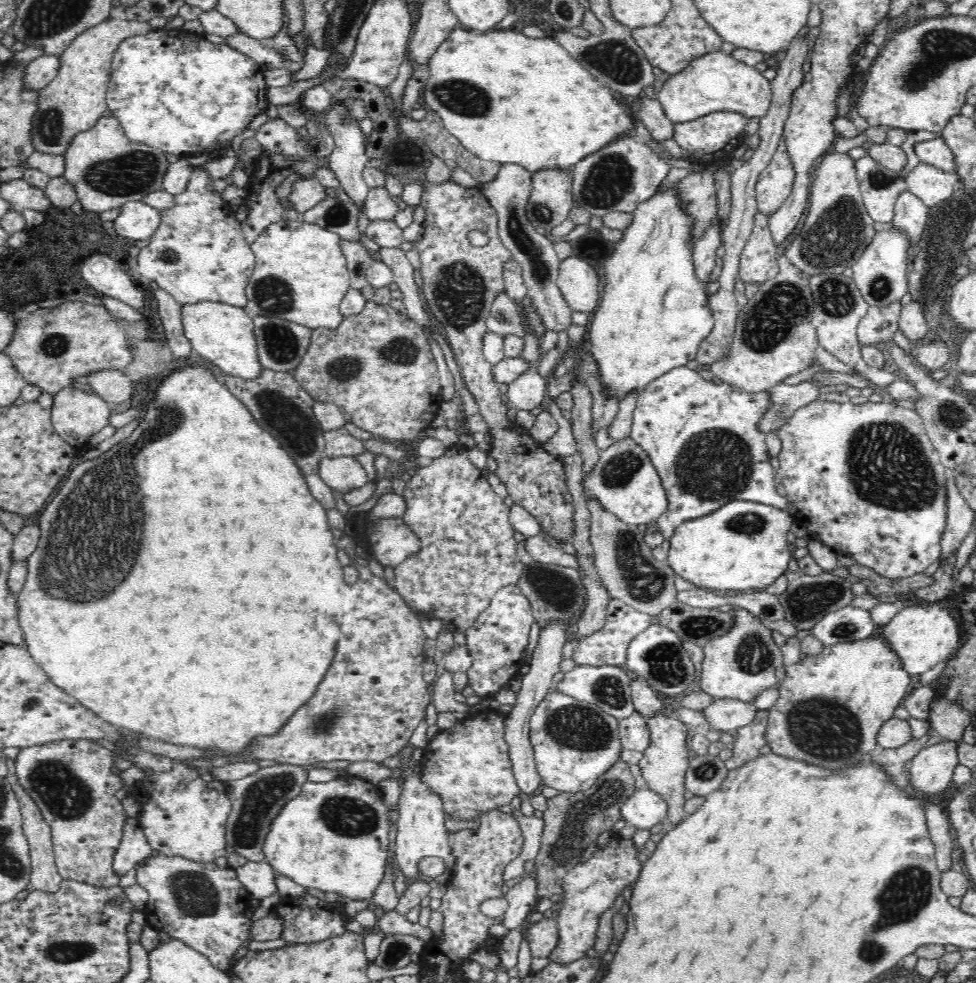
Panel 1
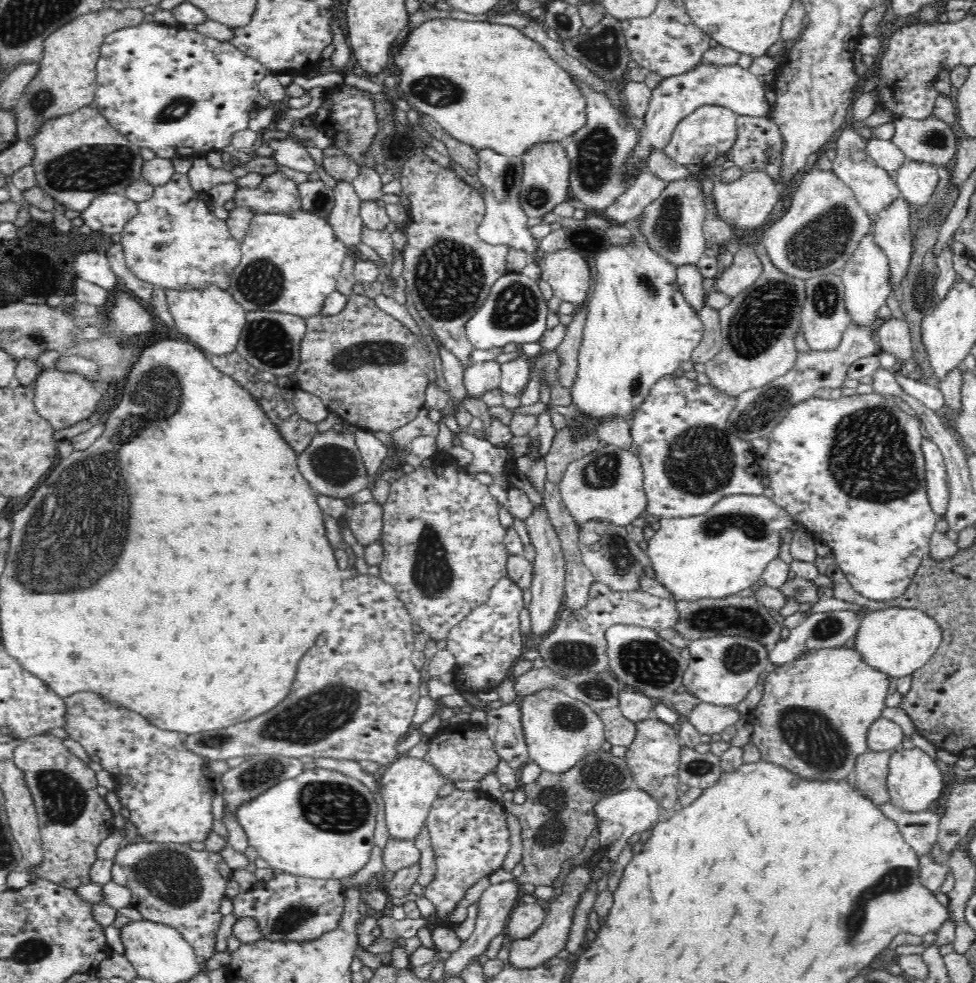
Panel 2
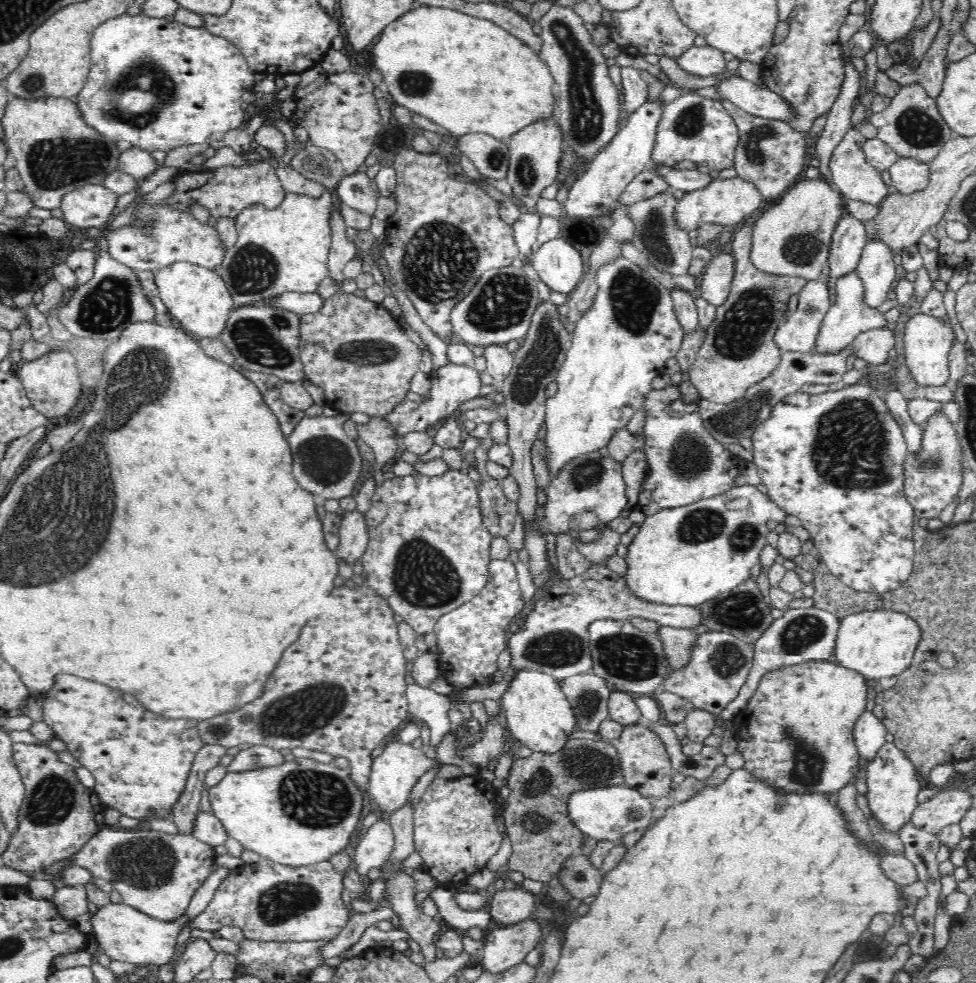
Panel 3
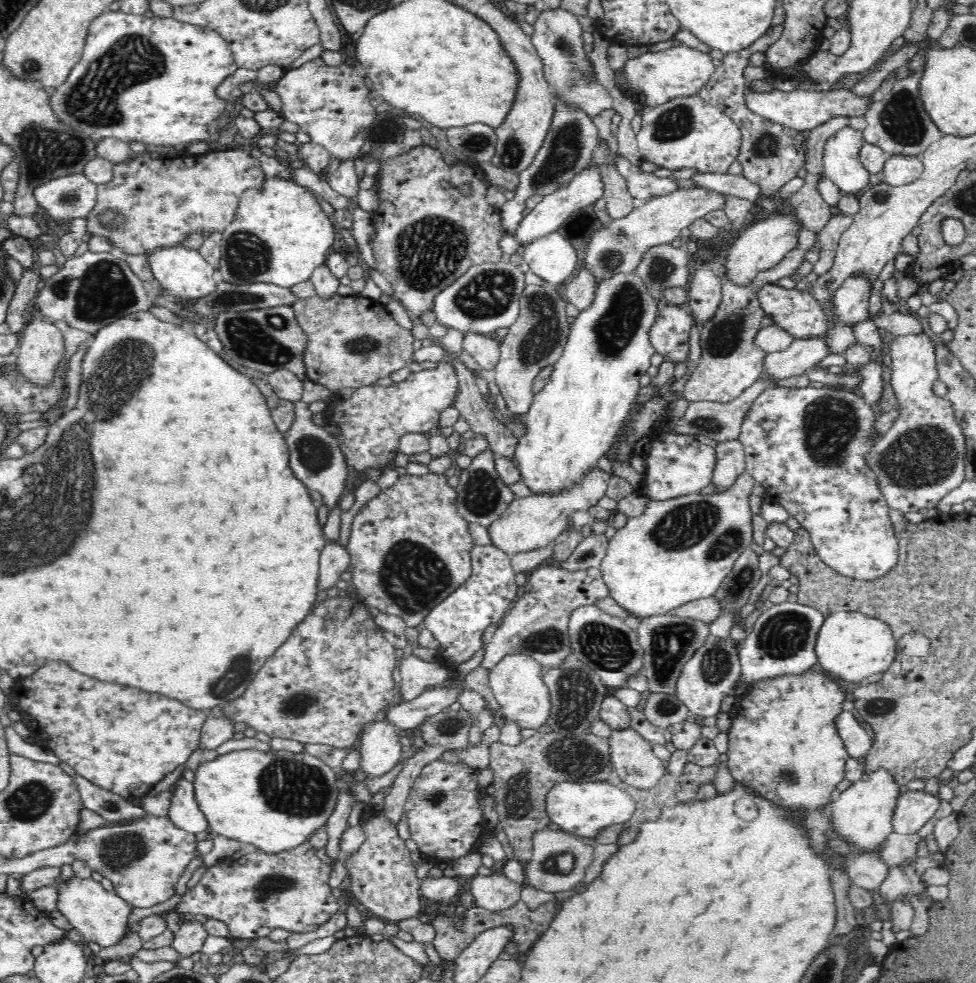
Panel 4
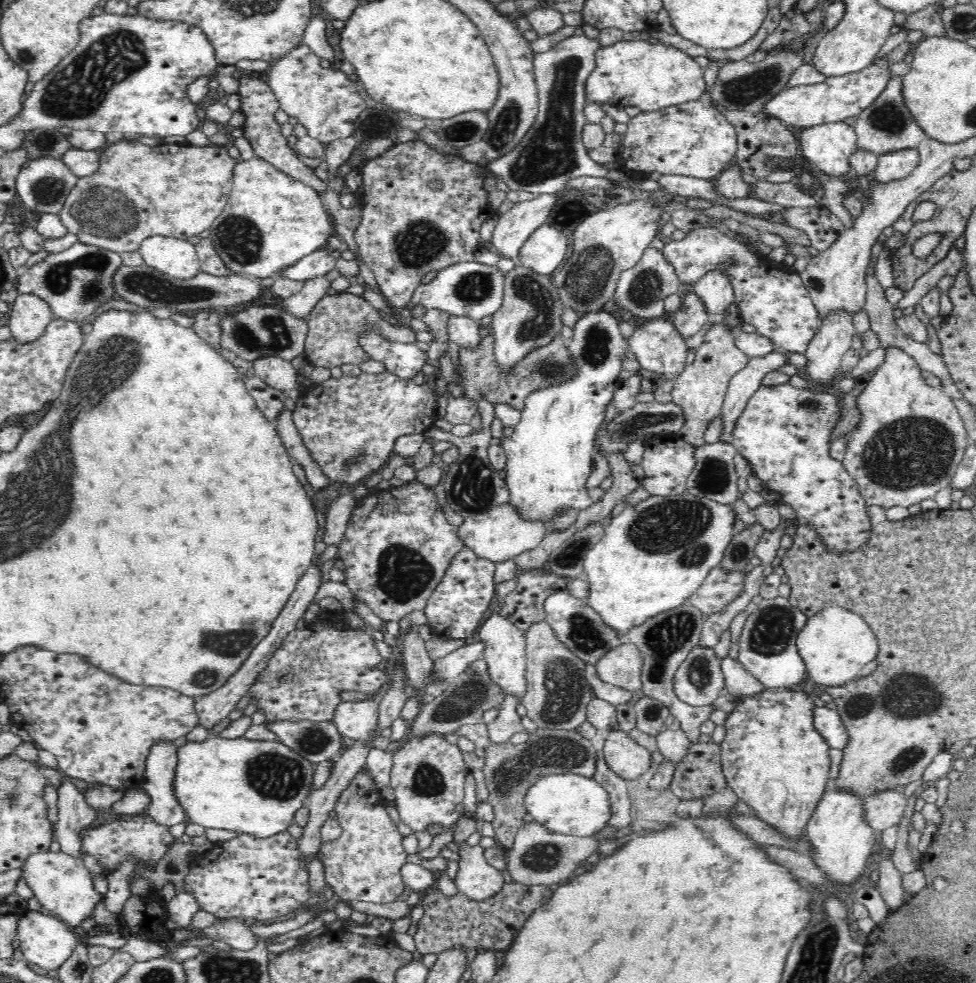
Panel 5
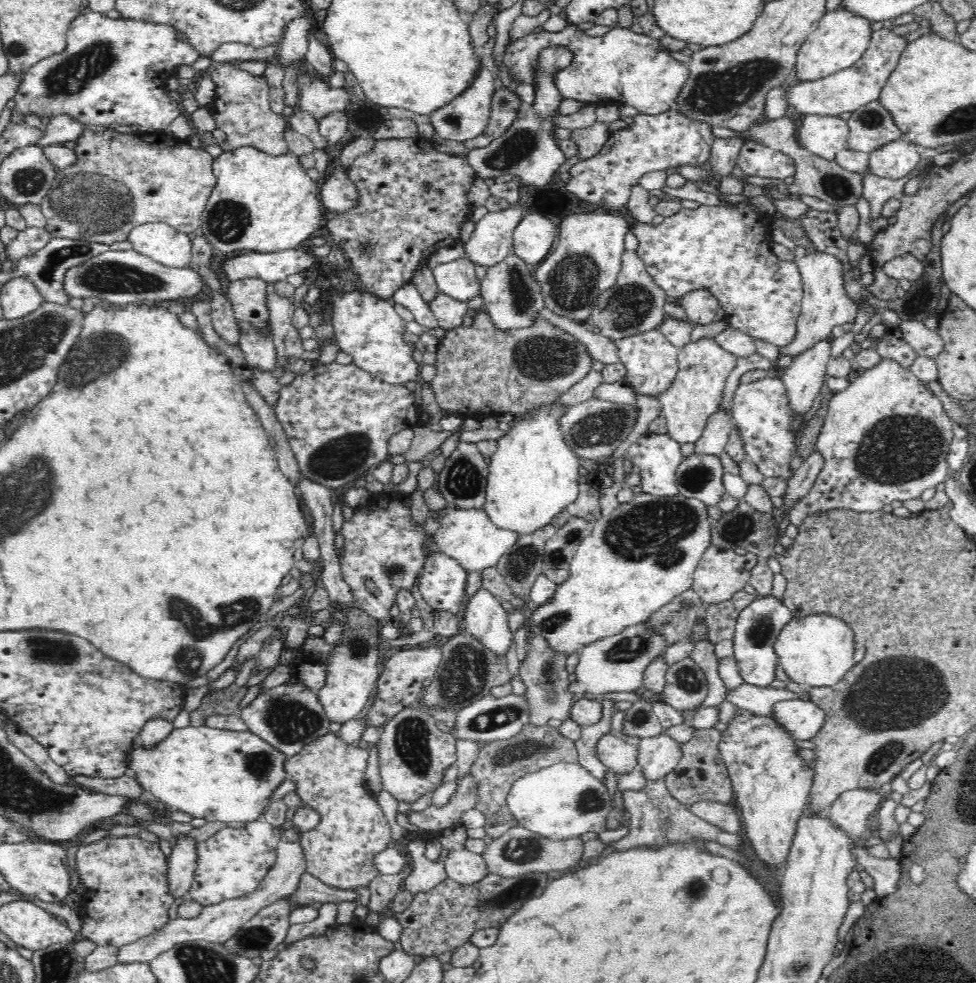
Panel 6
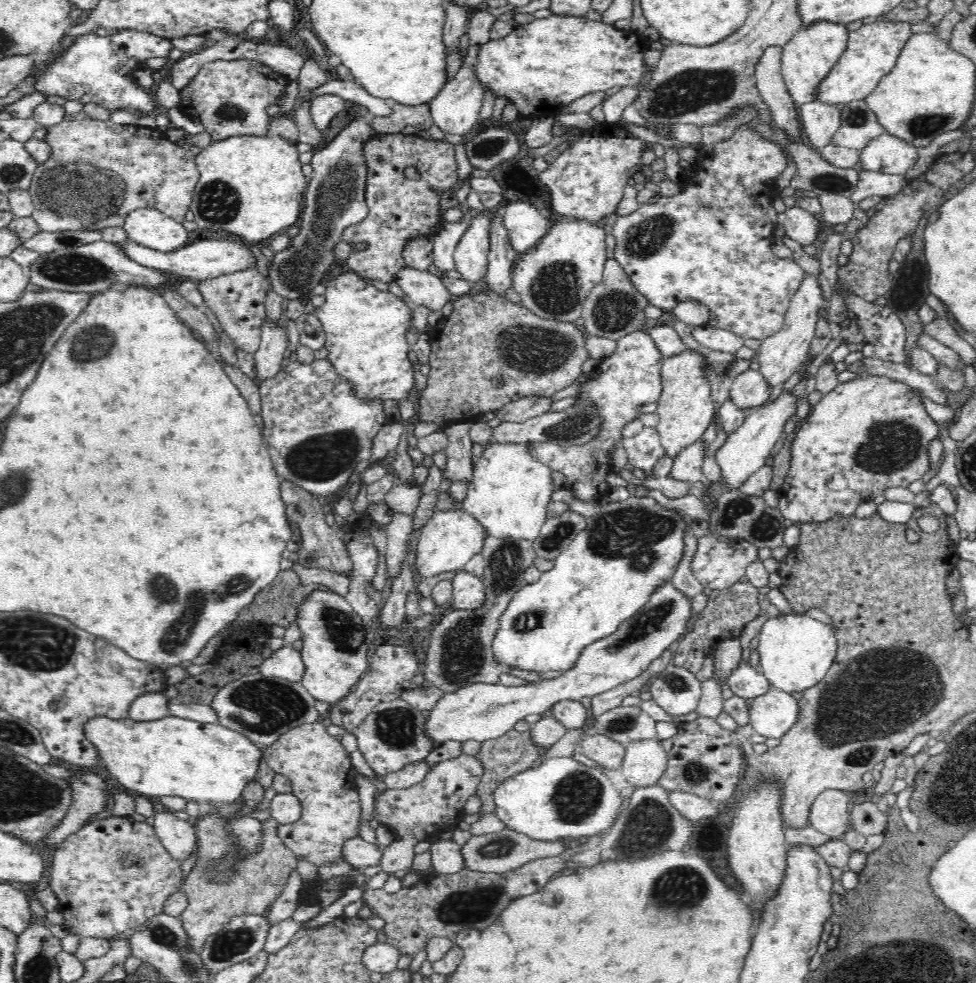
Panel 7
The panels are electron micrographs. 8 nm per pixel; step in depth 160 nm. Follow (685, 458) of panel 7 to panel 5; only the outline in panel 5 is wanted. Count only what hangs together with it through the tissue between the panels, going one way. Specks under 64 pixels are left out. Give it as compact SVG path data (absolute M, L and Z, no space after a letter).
M776 349L764 356L750 358L747 365L736 372L727 382L722 402L720 405L720 438L722 444L732 444L732 432L736 426L742 409L745 407L748 397L762 384L760 379L767 372L778 370L780 366L788 365L790 360L782 351Z

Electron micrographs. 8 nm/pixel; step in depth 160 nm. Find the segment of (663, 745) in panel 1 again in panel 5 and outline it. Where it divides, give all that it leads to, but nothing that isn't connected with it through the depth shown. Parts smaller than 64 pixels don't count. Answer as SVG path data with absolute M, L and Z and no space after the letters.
M622 730L602 734L600 744L607 765L626 780L636 780L651 768L652 756L648 749Z

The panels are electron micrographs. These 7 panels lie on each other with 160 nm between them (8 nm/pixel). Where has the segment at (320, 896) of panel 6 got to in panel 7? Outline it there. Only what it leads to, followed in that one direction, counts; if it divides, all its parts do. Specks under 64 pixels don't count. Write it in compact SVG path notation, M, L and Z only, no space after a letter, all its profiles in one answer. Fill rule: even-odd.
M252 777L242 787L240 796L234 802L234 806L240 806L234 808L236 810L234 814L222 816L208 808L206 812L199 813L196 817L190 816L190 823L195 830L194 858L192 858L194 864L186 874L186 880L181 888L186 894L188 906L182 910L179 920L187 936L184 943L190 953L200 951L208 936L228 924L234 916L265 915L272 902L282 894L290 872L297 868L296 855L275 833L278 822L272 818L261 822L260 842L255 851L246 851L241 855L238 853L243 845L238 843L238 839L232 835L232 830L228 826L238 817L252 814L264 797L264 788L258 782L258 777ZM221 867L224 867L224 871L228 871L228 876L225 879L216 879Z

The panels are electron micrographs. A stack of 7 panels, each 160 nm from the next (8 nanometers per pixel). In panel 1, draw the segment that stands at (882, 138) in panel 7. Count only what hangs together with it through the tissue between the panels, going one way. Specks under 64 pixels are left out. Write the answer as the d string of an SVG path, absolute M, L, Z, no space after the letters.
M926 163L915 164L904 176L908 192L913 193L928 208L940 205L950 198L959 188L959 182L956 171L946 172Z

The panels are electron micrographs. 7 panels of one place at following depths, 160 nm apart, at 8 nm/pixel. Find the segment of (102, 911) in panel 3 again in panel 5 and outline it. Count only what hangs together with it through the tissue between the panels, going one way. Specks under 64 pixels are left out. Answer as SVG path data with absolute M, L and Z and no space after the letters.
M48 848L42 852L28 853L17 869L19 878L28 885L33 898L40 902L43 910L48 913L54 912L61 921L69 923L79 933L82 920L93 918L96 904L104 900L104 894L94 889L92 875L84 867L82 858L78 855L70 855L62 849L52 852Z

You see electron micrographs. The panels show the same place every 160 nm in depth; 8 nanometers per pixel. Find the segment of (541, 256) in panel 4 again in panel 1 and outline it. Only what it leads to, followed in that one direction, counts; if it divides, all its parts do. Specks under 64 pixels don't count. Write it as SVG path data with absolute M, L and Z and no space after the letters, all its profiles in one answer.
M577 256L560 260L555 280L566 304L580 313L592 314L599 301L598 276L594 267Z

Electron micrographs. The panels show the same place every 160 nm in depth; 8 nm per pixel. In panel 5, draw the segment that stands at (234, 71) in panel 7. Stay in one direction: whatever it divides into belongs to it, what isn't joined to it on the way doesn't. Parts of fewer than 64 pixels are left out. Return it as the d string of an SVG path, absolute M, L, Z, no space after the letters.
M240 76L238 78L237 94L240 96L239 112L243 116L243 124L240 126L242 128L242 136L249 142L254 154L266 159L282 172L288 173L290 177L304 181L305 184L308 184L322 195L328 186L314 174L314 169L300 161L297 152L290 148L288 138L280 131L280 125L278 125L274 117L274 114L280 108L279 100L270 85L263 78Z

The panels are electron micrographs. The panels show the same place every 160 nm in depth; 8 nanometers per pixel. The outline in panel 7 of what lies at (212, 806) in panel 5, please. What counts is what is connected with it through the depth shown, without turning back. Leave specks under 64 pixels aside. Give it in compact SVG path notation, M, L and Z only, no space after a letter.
M94 715L84 720L82 724L82 733L84 733L84 739L88 740L92 747L95 748L95 752L99 757L99 760L104 762L108 772L108 776L115 781L125 786L131 793L138 793L145 797L160 797L160 796L180 796L187 801L206 802L207 804L214 804L217 807L226 804L234 804L236 798L240 796L242 787L252 778L258 776L258 762L262 760L261 752L262 748L258 748L255 744L252 744L246 737L240 735L238 732L229 730L228 728L219 726L218 724L212 724L208 722L195 722L194 720L187 720L186 718L180 718L174 715L164 715L157 718L158 720L133 720L132 717L109 717L106 715Z

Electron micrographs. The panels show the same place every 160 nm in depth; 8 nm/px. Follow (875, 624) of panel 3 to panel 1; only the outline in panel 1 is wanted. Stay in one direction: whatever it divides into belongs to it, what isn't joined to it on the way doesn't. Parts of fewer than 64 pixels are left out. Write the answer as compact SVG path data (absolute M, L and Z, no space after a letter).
M926 604L904 608L896 612L888 622L880 625L874 632L874 637L878 638L896 657L900 669L908 675L922 675L950 655L955 646L959 630L957 624L940 604Z

